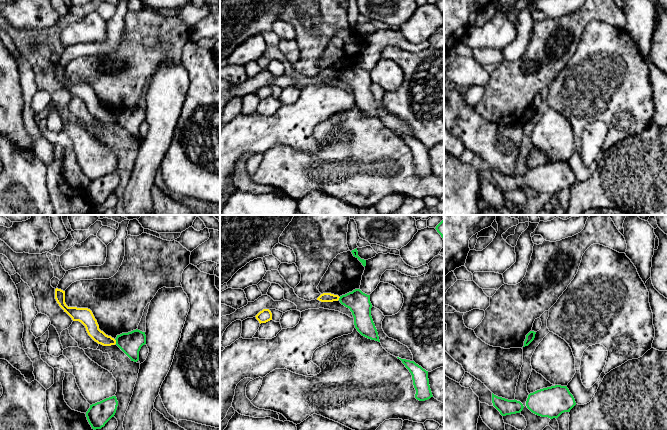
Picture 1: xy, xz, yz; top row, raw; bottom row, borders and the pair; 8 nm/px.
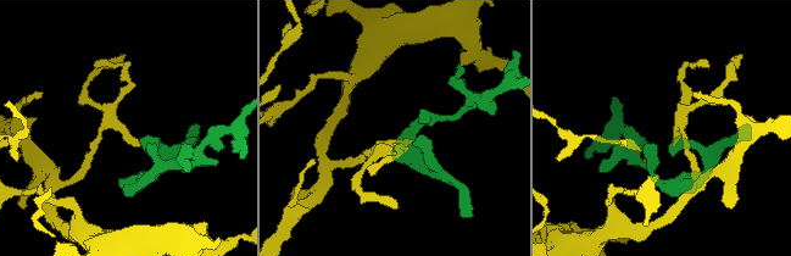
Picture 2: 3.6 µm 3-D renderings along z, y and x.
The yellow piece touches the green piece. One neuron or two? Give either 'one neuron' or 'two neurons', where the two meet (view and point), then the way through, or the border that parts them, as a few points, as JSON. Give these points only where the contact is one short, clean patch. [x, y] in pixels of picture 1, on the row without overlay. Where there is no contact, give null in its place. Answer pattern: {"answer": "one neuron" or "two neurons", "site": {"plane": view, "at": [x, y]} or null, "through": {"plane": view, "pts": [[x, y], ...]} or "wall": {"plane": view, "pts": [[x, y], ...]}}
{"answer": "two neurons", "site": {"plane": "xy", "at": [115, 117]}, "wall": {"plane": "xy", "pts": [[114, 115], [116, 119]]}}

